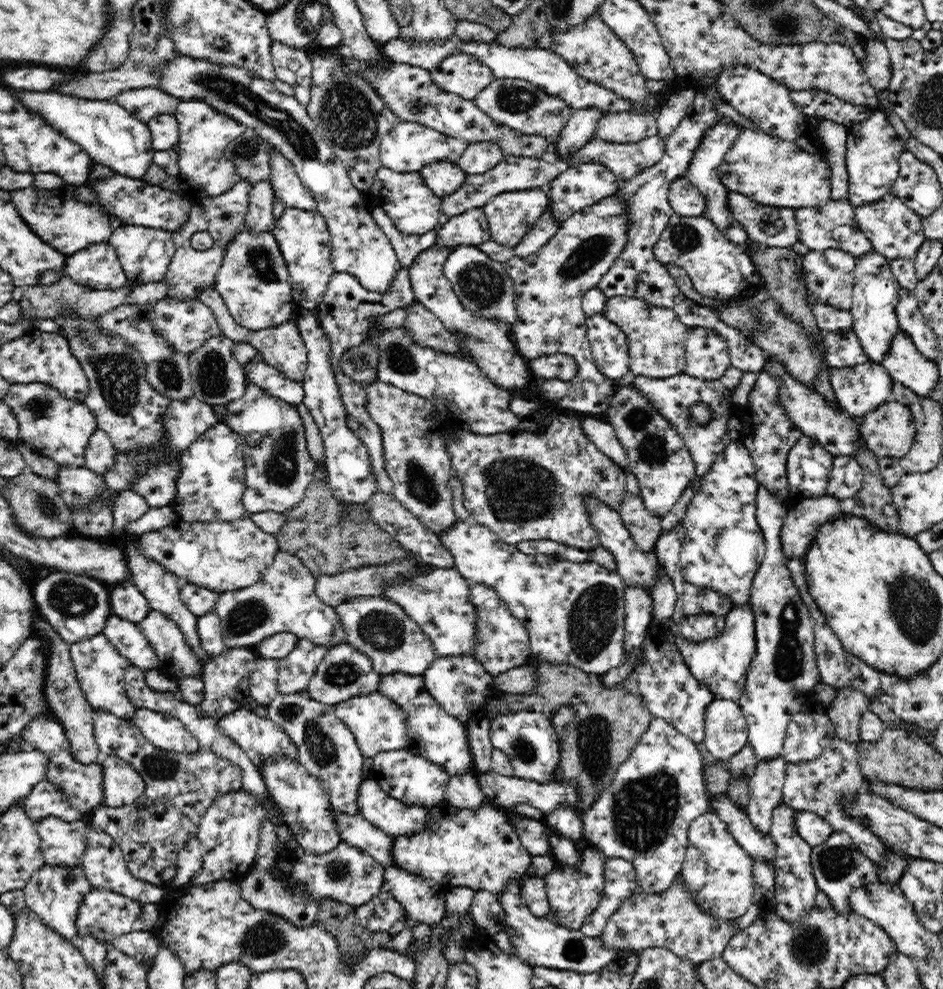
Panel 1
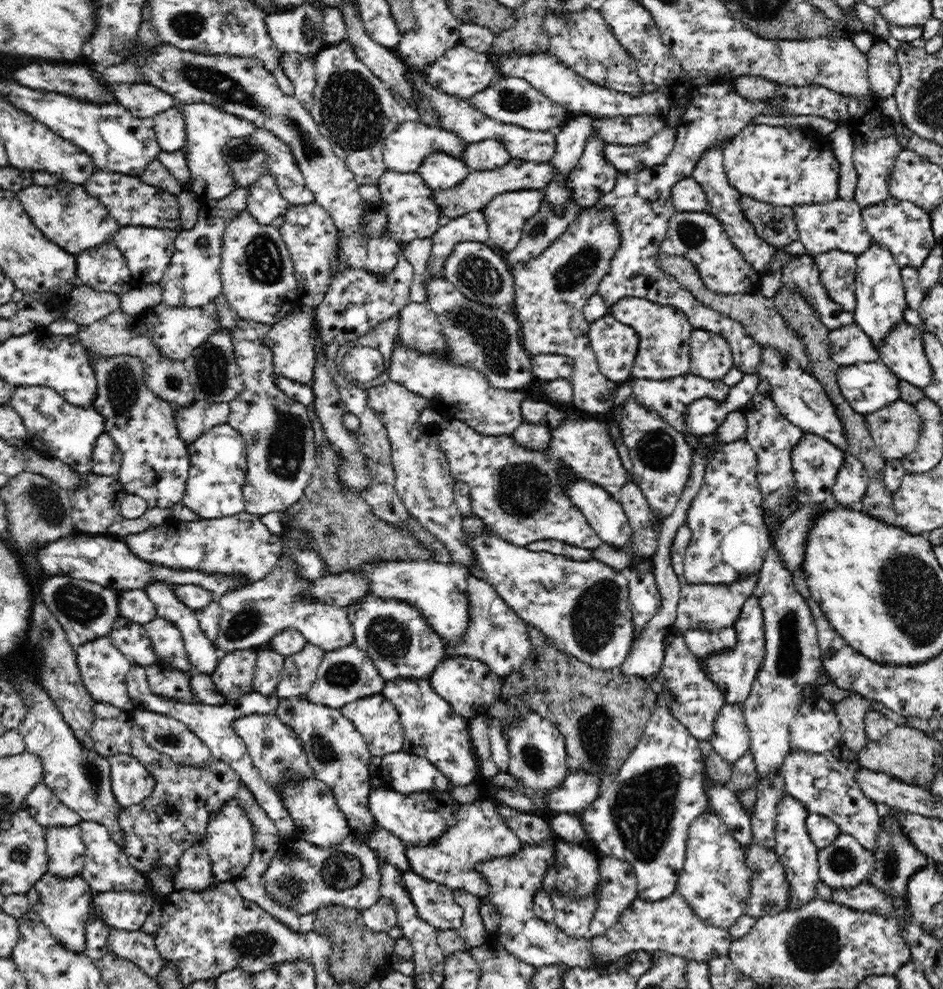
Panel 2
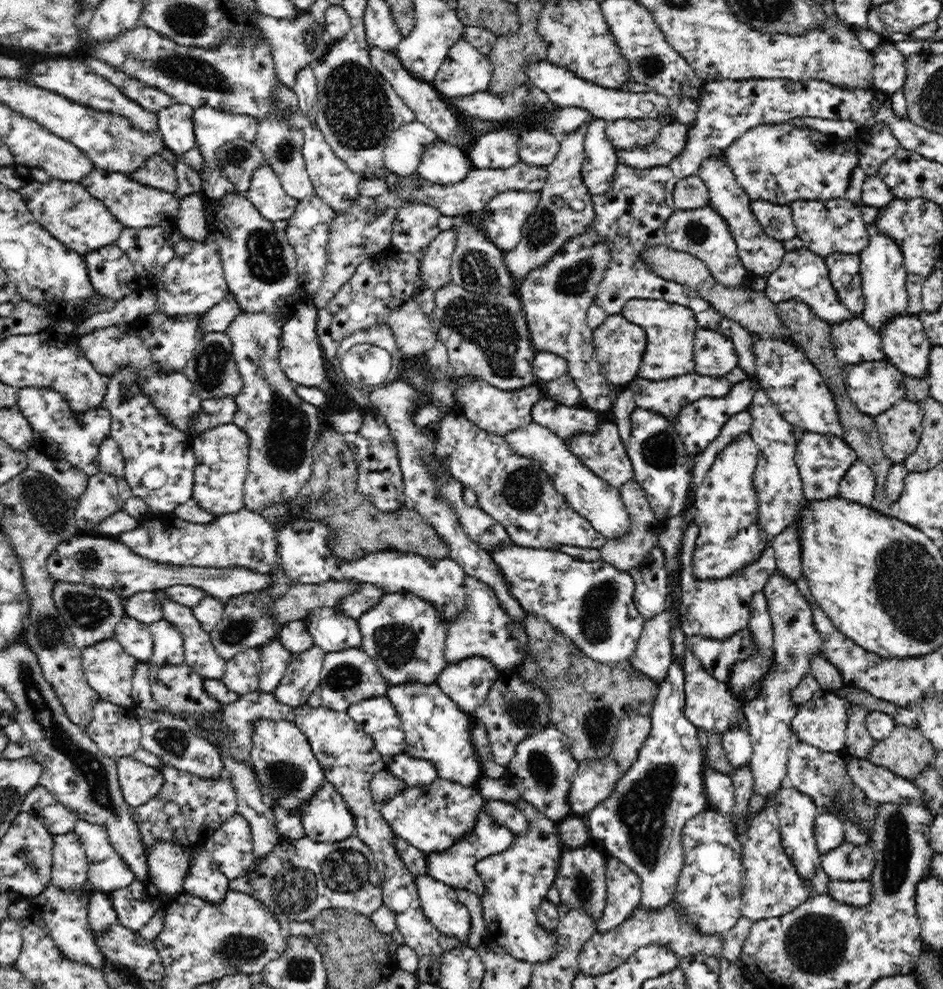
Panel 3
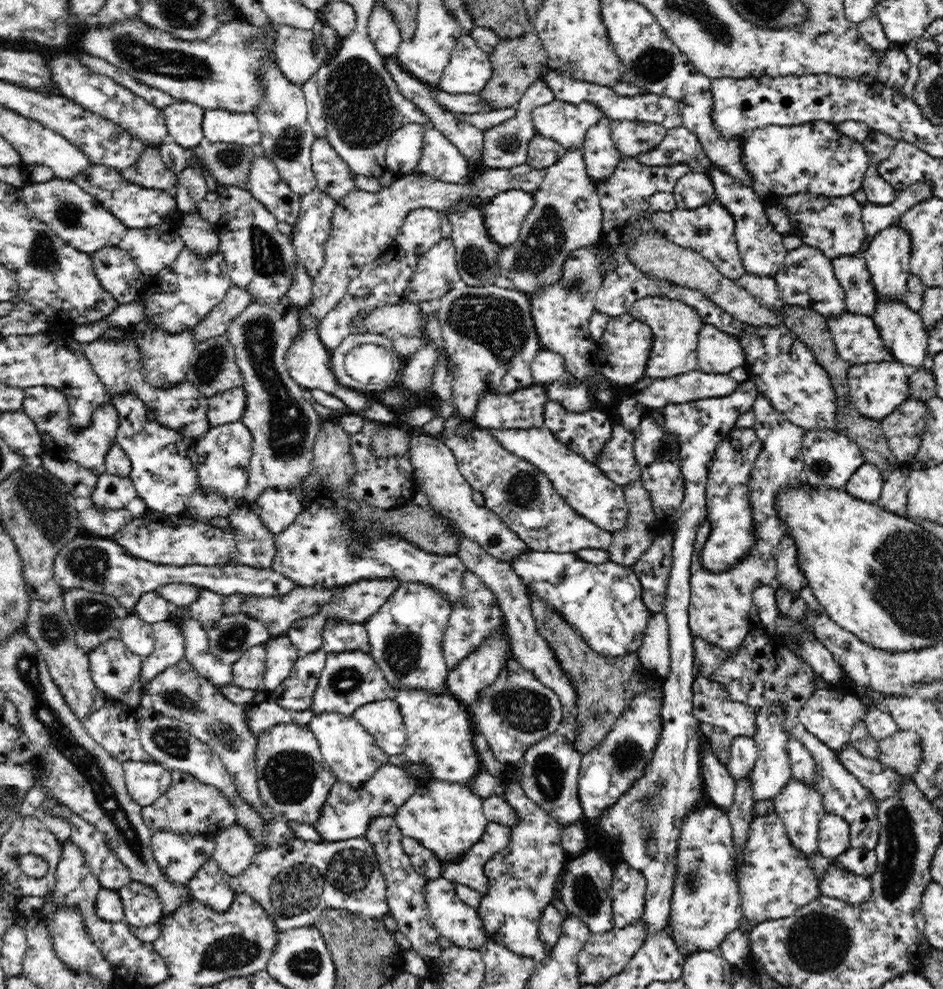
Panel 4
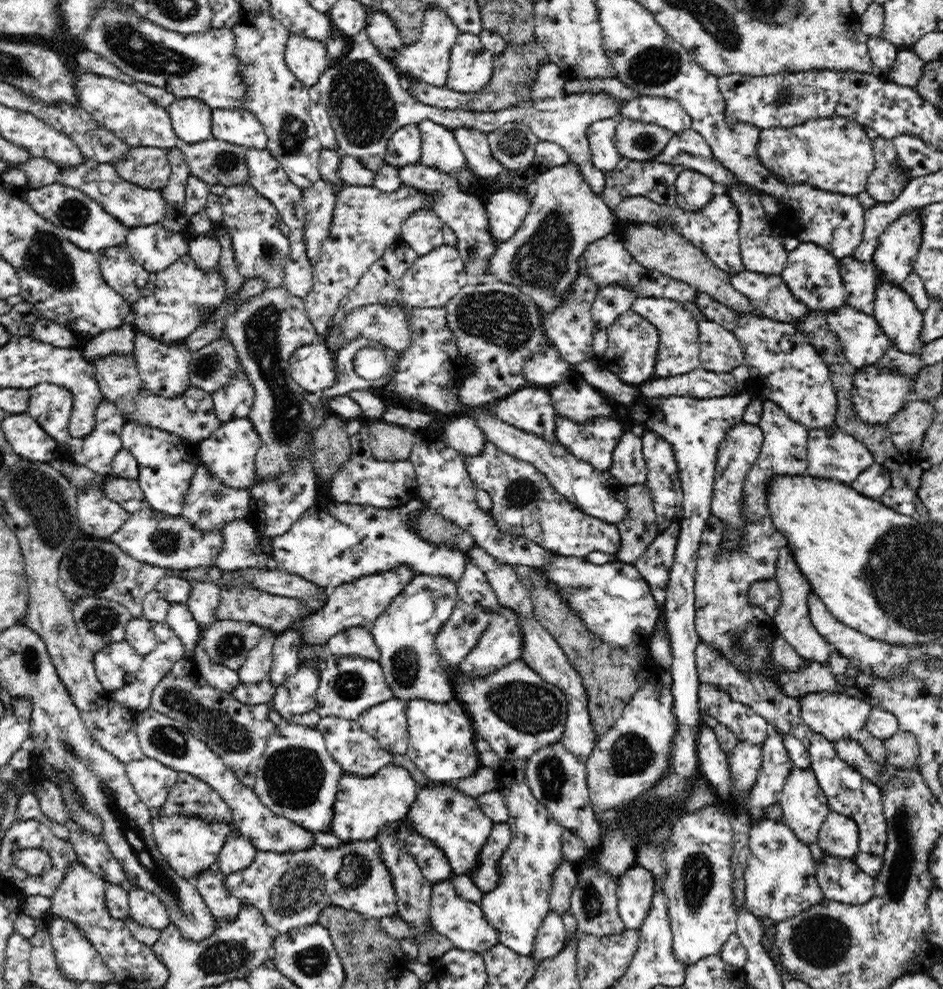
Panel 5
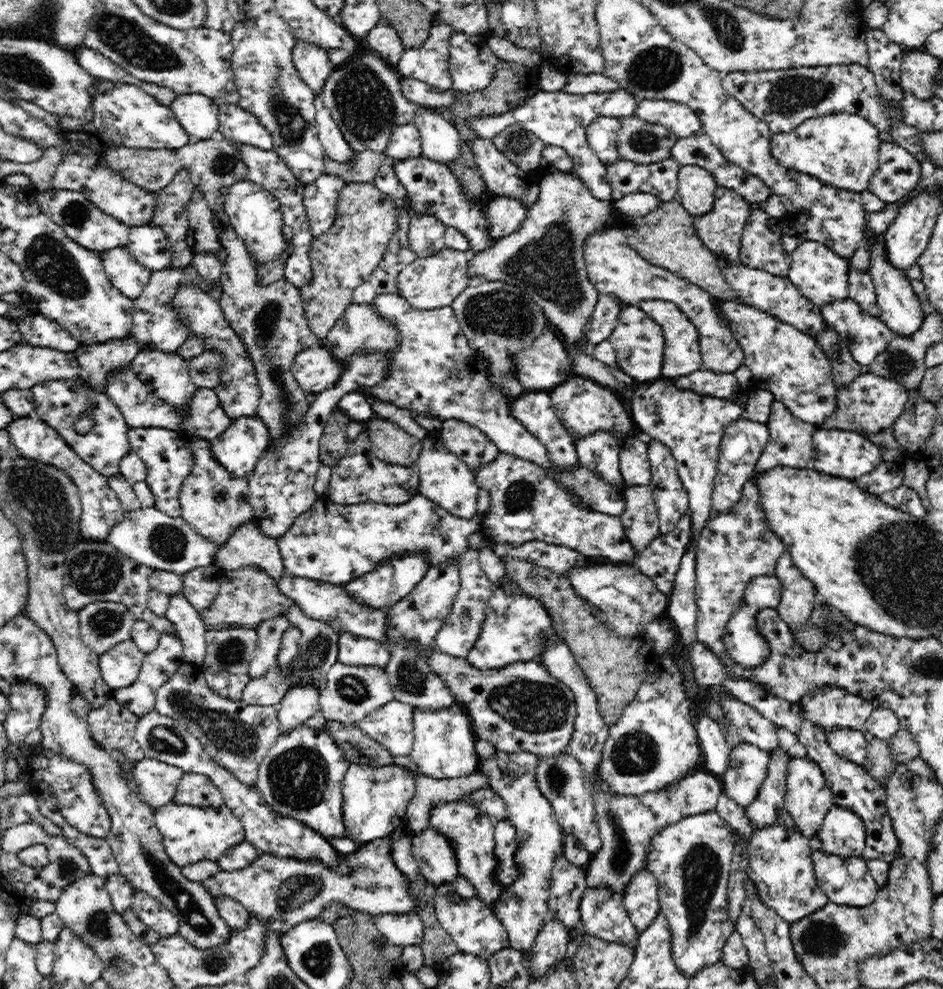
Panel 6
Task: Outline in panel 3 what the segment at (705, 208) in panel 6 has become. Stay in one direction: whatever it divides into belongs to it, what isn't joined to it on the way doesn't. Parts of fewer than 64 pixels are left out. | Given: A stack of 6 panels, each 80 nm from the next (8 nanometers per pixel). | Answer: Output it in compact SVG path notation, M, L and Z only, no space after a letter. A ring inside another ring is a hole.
M696 174L688 176L676 183L673 199L677 210L704 208L710 202L709 188Z

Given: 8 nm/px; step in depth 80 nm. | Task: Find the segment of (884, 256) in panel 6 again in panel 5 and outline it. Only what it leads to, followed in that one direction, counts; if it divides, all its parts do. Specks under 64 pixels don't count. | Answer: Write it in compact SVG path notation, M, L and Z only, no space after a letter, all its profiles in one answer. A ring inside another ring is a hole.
M877 270L878 285L875 290L875 310L873 317L878 321L880 328L885 335L897 346L898 350L908 354L922 352L922 339L920 332L923 328L923 312L914 305L913 297L901 287L900 284L893 284L886 276L881 276Z

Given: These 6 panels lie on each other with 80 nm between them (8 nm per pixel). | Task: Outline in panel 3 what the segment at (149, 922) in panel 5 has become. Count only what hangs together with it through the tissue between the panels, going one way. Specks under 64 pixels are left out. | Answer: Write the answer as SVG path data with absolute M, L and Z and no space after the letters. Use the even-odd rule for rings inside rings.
M134 880L132 884L109 893L119 926L138 931L155 912L163 908L162 896L149 881Z

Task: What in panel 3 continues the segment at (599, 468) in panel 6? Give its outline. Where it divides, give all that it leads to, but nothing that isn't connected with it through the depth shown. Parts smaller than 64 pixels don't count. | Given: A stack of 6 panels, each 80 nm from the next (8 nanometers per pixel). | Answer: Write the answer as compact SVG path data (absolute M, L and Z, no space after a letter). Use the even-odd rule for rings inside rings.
M540 398L532 408L532 417L534 423L549 428L564 442L578 433L593 435L601 423L597 411L569 407L552 398Z

